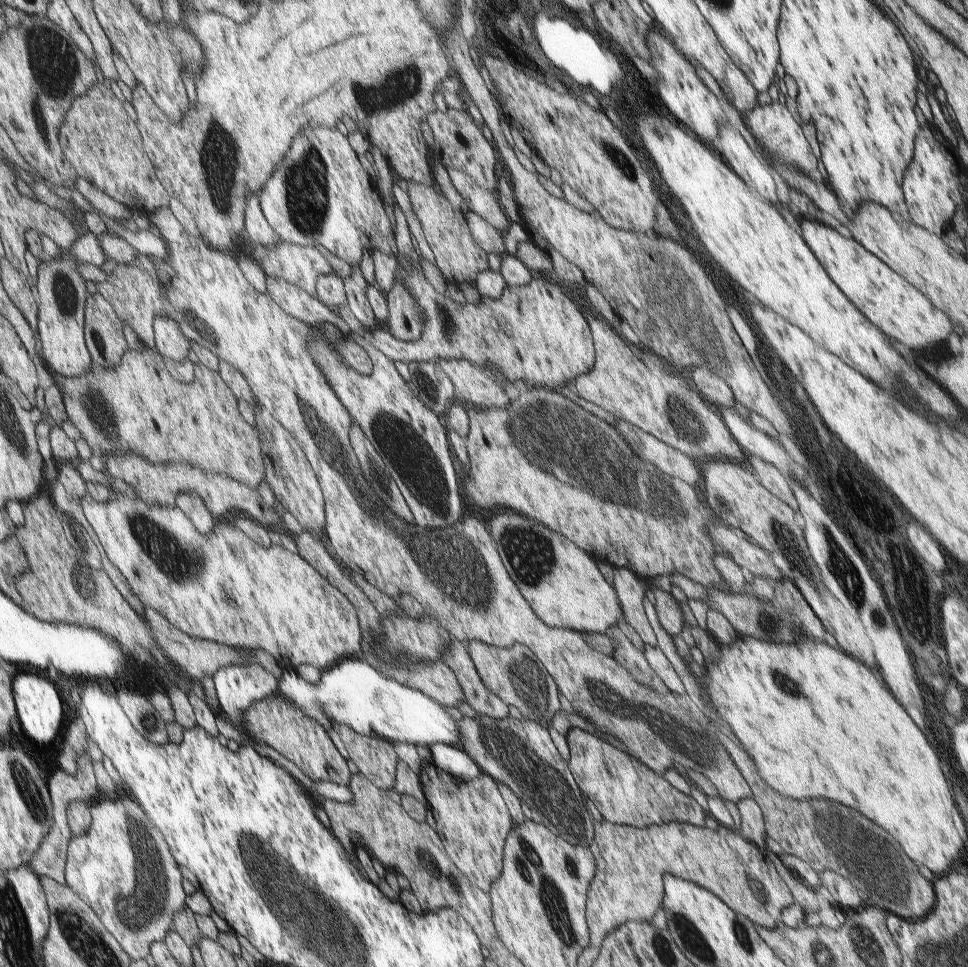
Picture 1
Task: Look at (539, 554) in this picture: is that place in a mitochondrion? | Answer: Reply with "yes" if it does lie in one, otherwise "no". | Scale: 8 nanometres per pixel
yes

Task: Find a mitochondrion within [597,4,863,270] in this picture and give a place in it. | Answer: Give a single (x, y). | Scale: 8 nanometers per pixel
(624, 165)

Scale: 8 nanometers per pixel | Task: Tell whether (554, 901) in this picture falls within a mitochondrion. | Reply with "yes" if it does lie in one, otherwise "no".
yes

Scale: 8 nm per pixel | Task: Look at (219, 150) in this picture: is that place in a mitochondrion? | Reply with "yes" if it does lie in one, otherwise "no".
yes

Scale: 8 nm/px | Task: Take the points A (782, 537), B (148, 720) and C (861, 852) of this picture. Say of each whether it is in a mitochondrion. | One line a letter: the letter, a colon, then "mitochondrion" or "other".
A: mitochondrion
B: other
C: mitochondrion

